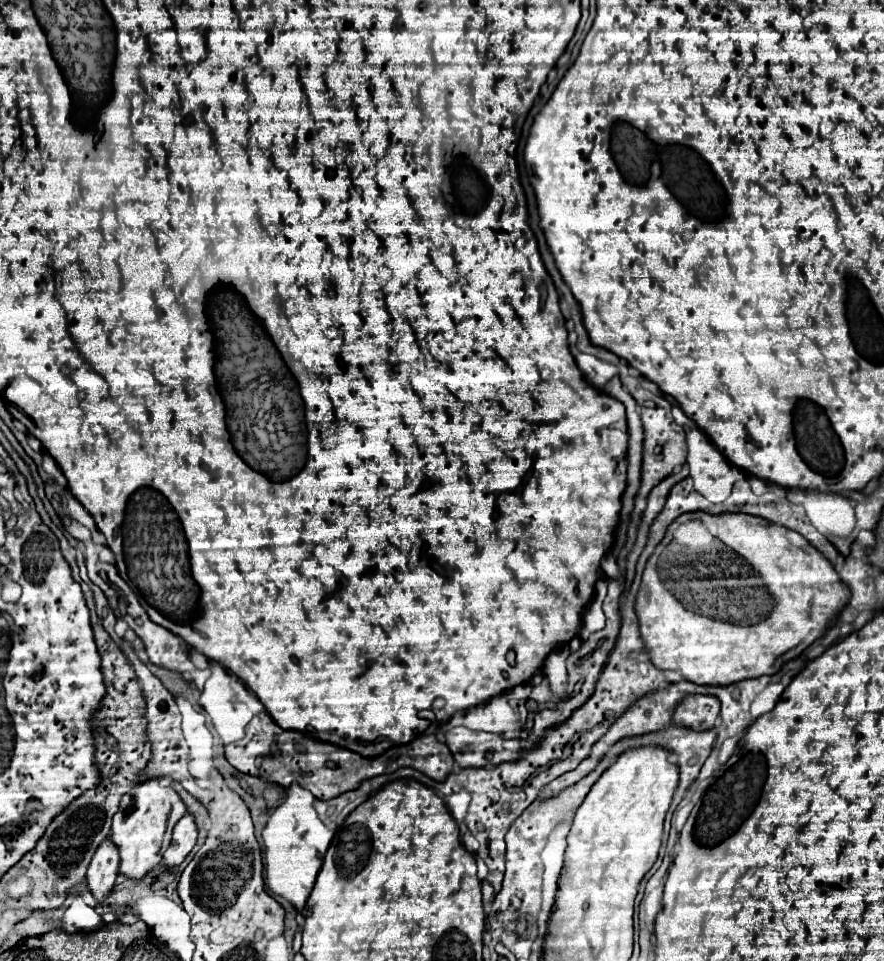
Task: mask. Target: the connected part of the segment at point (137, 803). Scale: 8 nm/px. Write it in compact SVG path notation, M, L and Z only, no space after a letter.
M157 777L133 785L133 789L123 795L111 827L111 839L119 847L119 857L121 857L119 873L131 879L141 879L145 873L157 867L165 849L171 843L171 831L175 823L185 813L187 807L179 797L179 793L171 785L161 785Z

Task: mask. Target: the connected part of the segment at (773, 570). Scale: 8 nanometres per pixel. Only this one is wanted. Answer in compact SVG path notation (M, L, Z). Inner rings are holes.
M703 511L681 515L673 521L671 531L691 519L699 519L711 535L747 559L773 597L773 613L755 625L735 625L691 613L659 581L655 571L657 557L653 555L643 571L635 599L635 613L645 651L655 667L663 671L679 671L685 679L699 685L727 685L741 679L773 675L781 667L775 663L777 657L783 653L795 657L807 649L825 633L825 627L829 625L825 617L833 617L847 603L847 589L839 585L833 565L799 533L747 513L709 515ZM817 605L831 605L829 613L825 607L821 609Z

